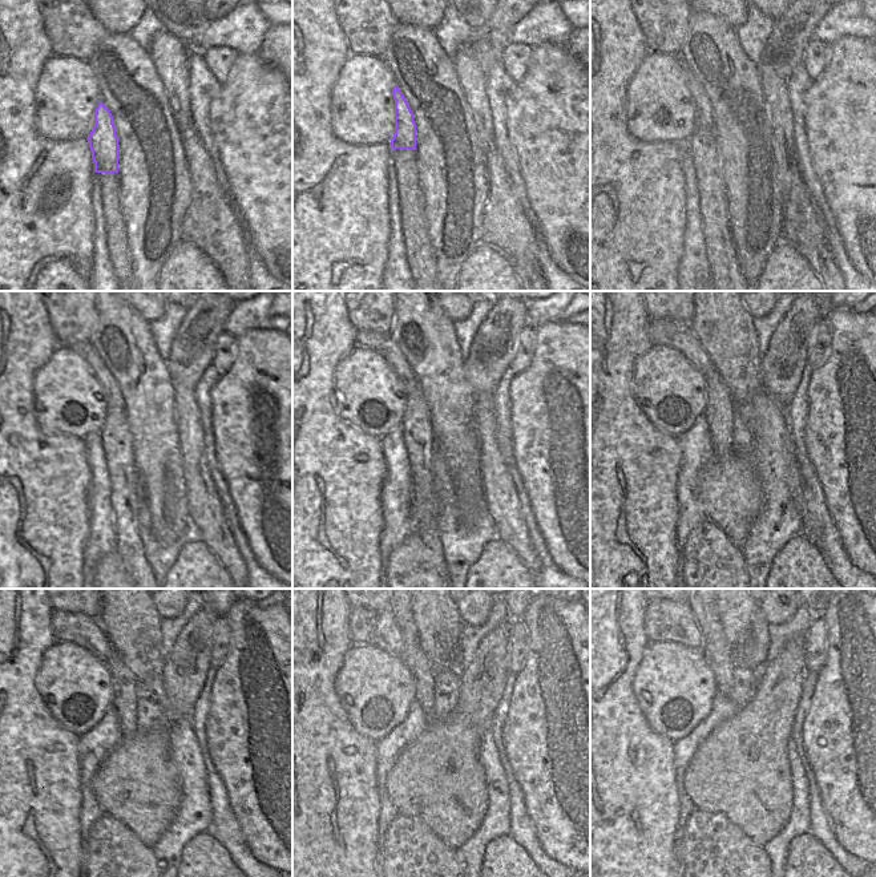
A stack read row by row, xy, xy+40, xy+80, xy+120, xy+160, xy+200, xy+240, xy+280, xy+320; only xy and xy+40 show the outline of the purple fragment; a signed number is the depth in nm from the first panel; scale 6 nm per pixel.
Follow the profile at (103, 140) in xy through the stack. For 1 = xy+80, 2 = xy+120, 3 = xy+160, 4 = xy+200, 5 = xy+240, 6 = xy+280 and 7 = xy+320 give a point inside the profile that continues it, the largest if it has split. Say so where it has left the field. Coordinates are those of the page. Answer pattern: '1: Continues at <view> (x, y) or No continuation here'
1: Continues at xy+80 (703, 114)
2: Continues at xy+120 (113, 396)
3: Continues at xy+160 (382, 344)
4: Continues at xy+200 (677, 335)
5: Continues at xy+240 (85, 631)
6: Continues at xy+280 (379, 629)
7: Continues at xy+320 (671, 621)

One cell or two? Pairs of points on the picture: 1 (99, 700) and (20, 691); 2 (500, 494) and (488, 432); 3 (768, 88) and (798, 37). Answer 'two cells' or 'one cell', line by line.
1: two cells
2: one cell
3: two cells

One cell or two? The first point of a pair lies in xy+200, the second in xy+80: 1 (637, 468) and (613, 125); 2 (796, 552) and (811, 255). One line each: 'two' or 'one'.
1: one
2: two

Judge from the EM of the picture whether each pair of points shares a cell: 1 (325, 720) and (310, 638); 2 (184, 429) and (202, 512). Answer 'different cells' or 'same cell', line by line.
1: same cell
2: same cell

